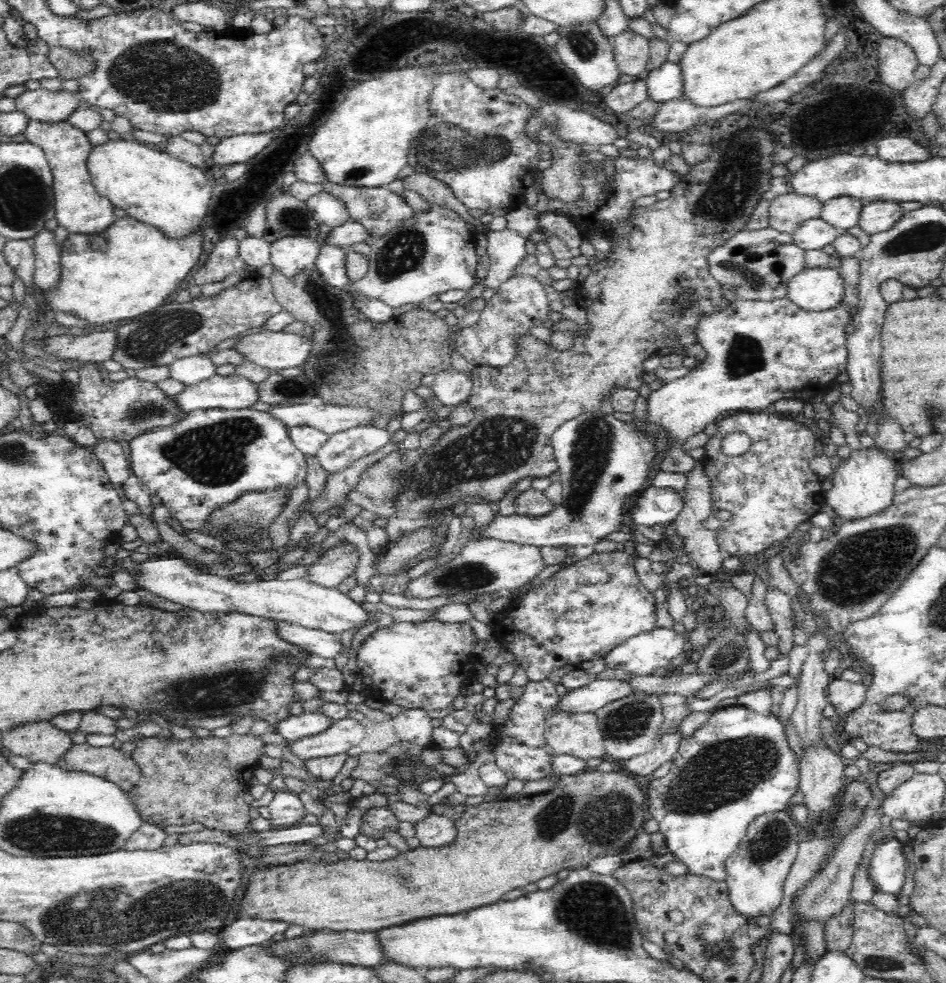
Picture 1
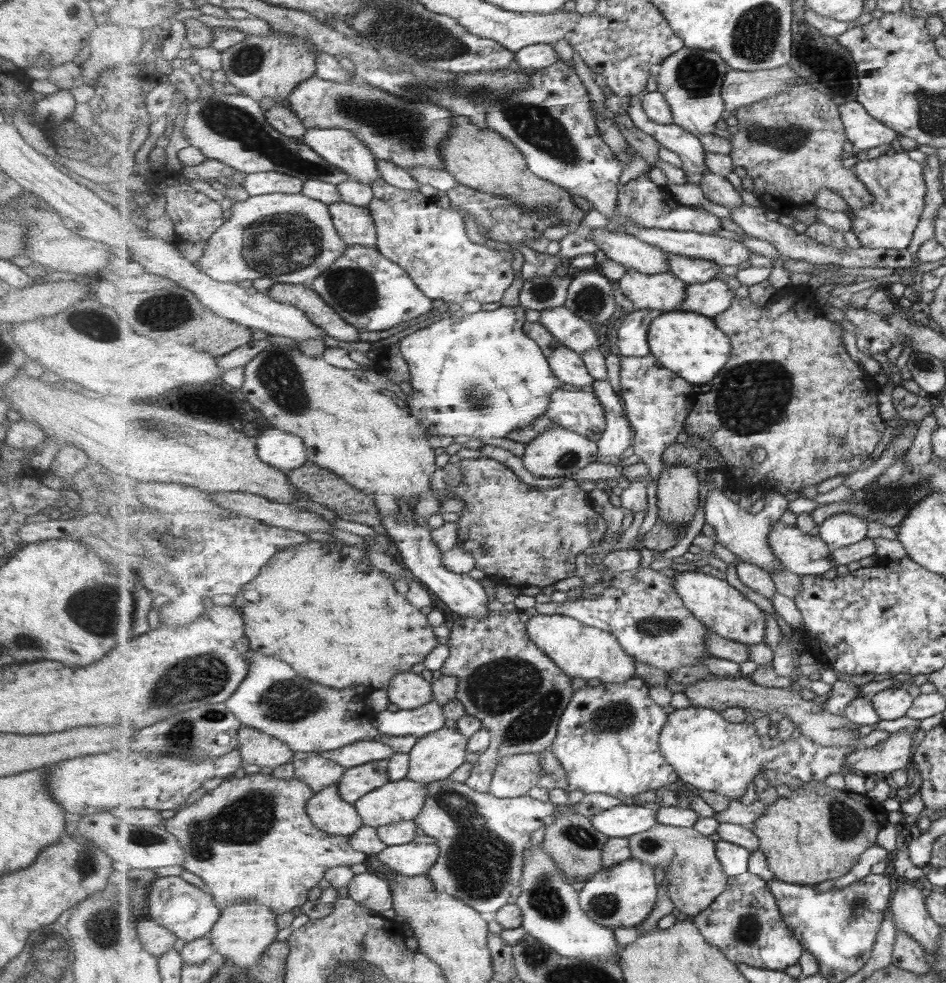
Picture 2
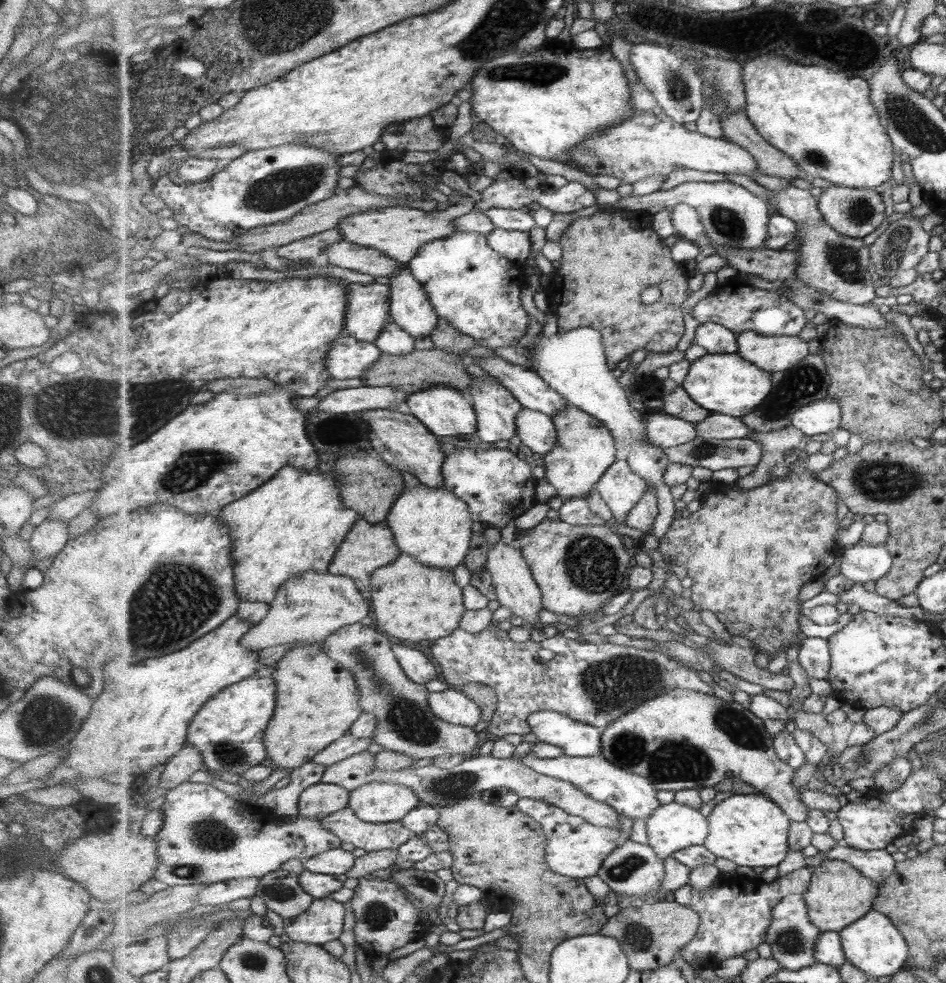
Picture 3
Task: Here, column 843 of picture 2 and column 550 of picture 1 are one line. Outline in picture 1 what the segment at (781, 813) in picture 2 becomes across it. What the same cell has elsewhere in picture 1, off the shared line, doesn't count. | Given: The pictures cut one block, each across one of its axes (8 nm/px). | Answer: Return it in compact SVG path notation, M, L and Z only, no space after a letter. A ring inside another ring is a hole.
M615 767L613 771L607 773L602 773L597 770L586 770L572 776L561 775L559 781L549 791L537 795L525 796L521 799L516 798L515 800L511 800L510 798L504 798L503 800L493 800L489 798L476 806L464 805L464 803L458 803L456 806L452 806L444 798L444 800L436 803L430 811L436 814L444 814L455 821L457 836L456 840L450 845L432 850L414 848L407 852L399 852L396 856L380 862L349 858L342 859L337 863L328 863L327 865L326 863L323 865L322 863L314 865L312 861L308 860L298 861L291 865L276 865L267 869L258 867L256 870L246 873L248 885L241 898L241 916L238 918L246 916L250 918L262 918L264 920L281 920L282 922L287 922L287 924L299 925L309 930L319 929L320 931L336 931L340 933L341 931L376 932L390 927L402 927L403 924L414 923L415 920L435 916L459 915L463 912L494 904L496 901L500 901L500 898L506 892L510 892L514 888L522 888L522 886L532 884L532 882L538 882L541 878L552 876L552 874L556 874L559 870L564 870L564 868L570 868L571 871L578 870L579 868L586 868L587 864L595 858L622 854L631 845L632 840L643 830L643 824L649 817L648 810L644 807L644 802L646 802L646 795L644 795L643 789L636 782L634 775L628 773L621 767Z

